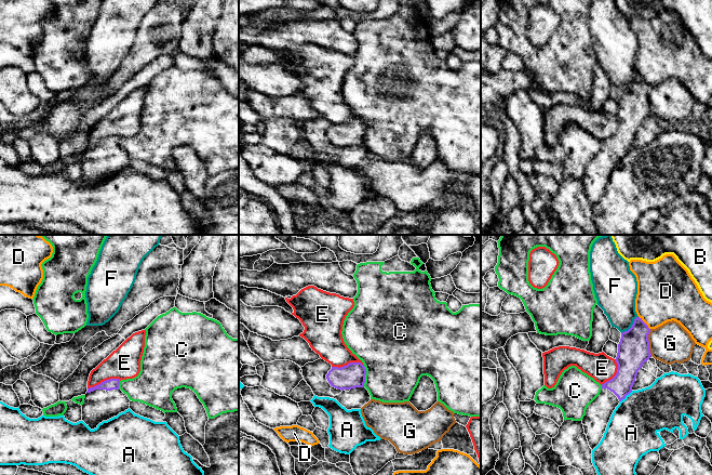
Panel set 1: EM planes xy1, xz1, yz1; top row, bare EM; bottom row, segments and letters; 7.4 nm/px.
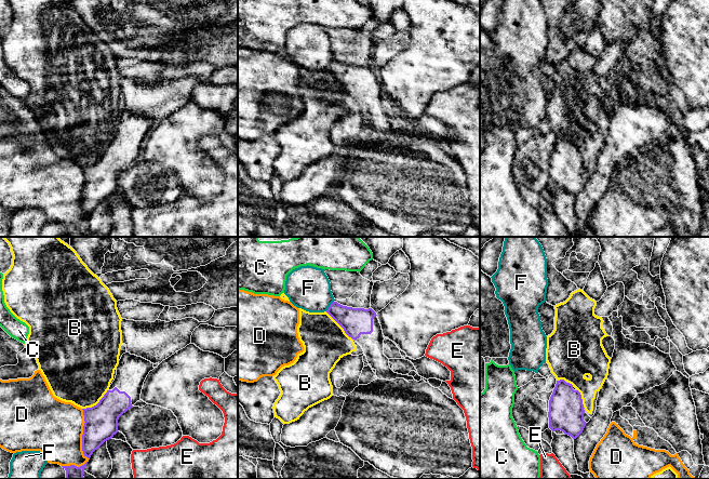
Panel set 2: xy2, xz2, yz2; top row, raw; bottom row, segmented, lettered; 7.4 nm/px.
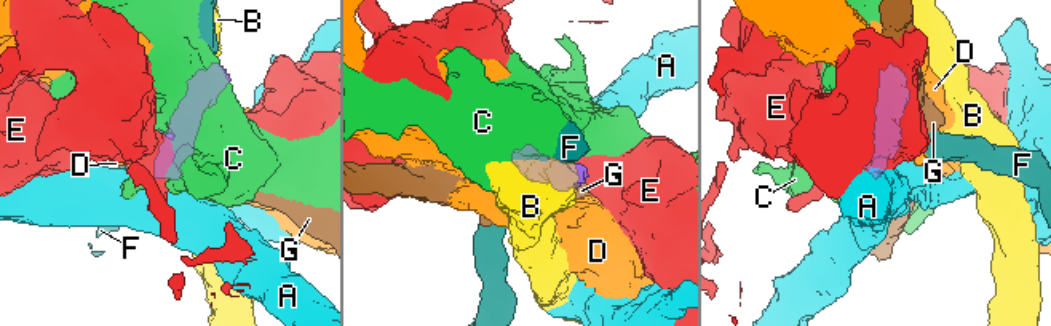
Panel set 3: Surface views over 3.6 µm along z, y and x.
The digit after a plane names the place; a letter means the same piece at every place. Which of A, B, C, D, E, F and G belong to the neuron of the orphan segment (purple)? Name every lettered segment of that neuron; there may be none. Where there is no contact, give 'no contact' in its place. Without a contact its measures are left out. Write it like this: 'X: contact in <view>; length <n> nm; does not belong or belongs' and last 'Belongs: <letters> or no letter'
A: contact in yz1; length 130 nm; does not belong
B: contact in xz2; length 300 nm; does not belong
C: contact in xz1; length 160 nm; does not belong
D: contact in xy2; length 380 nm; does not belong
E: contact in xy1; length 260 nm; does not belong
F: contact in yz1; length 180 nm; does not belong
G: contact in yz1; length 200 nm; does not belong
Belongs: no letter

